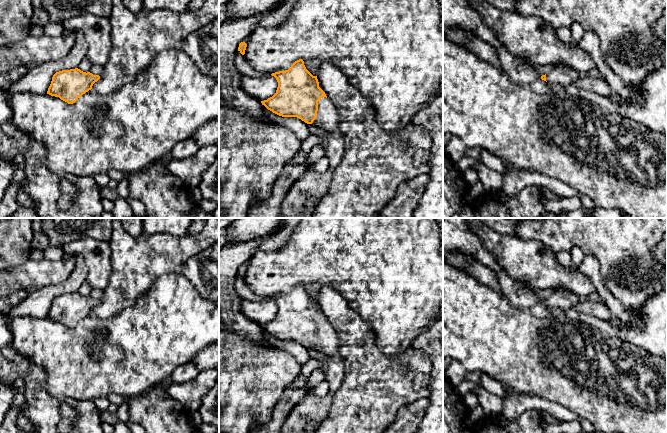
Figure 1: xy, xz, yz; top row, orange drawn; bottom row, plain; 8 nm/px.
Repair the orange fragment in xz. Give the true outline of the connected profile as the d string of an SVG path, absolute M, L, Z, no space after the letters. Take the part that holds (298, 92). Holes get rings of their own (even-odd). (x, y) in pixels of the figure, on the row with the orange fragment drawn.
M295 61L288 70L271 74L278 82L276 93L261 101L268 110L282 117L297 117L307 124L313 124L329 132L340 133L340 117L336 107L319 87L317 76L313 76L305 67L304 61Z

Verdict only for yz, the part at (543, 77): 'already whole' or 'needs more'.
needs more

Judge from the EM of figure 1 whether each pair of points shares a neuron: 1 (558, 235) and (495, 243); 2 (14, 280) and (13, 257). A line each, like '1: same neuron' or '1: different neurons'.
1: different neurons
2: different neurons

